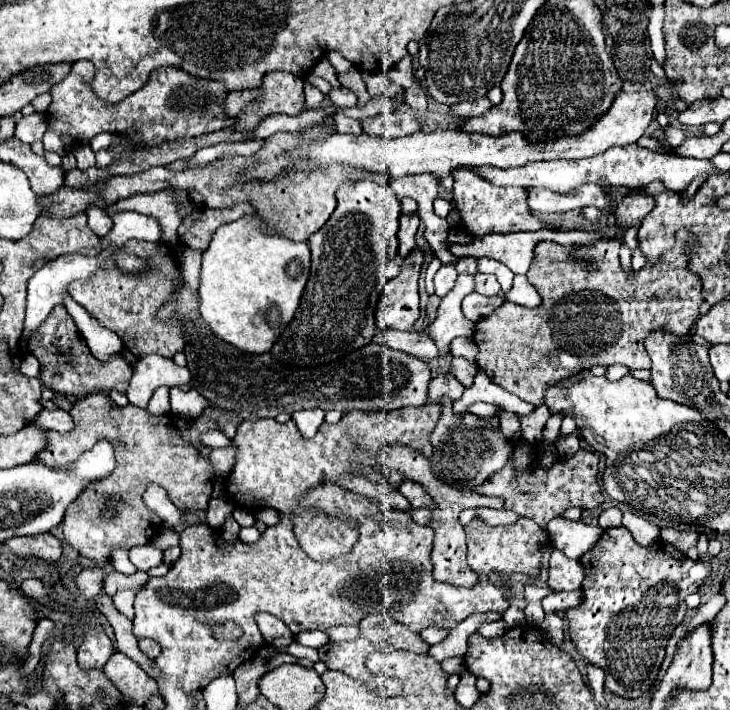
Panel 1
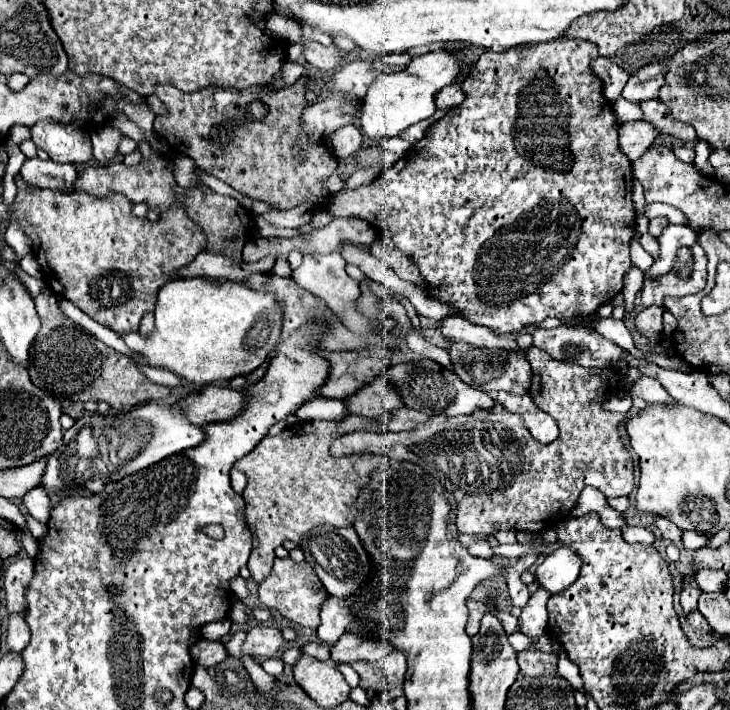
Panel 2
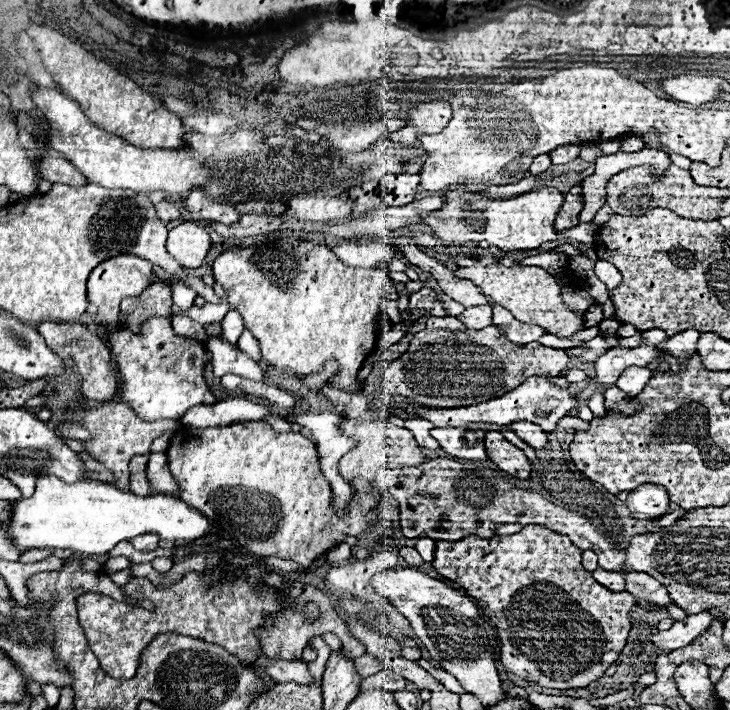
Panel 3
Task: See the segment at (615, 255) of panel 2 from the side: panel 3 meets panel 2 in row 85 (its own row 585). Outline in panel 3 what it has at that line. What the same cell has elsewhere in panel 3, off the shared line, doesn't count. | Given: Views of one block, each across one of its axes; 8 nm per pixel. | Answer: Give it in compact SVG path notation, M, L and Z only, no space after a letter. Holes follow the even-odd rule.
M528 524L516 534L494 536L490 540L474 534L456 542L438 540L432 566L440 576L458 582L484 608L484 614L498 628L498 638L502 640L500 662L508 674L544 688L568 690L586 688L602 678L604 672L618 660L630 632L628 614L636 604L630 592L612 592L598 584L592 574L584 570L580 558L582 550L574 546L566 534L556 534L546 526ZM536 584L542 584L542 588ZM548 586L552 588L546 596ZM558 590L566 592L568 596L558 596Z

